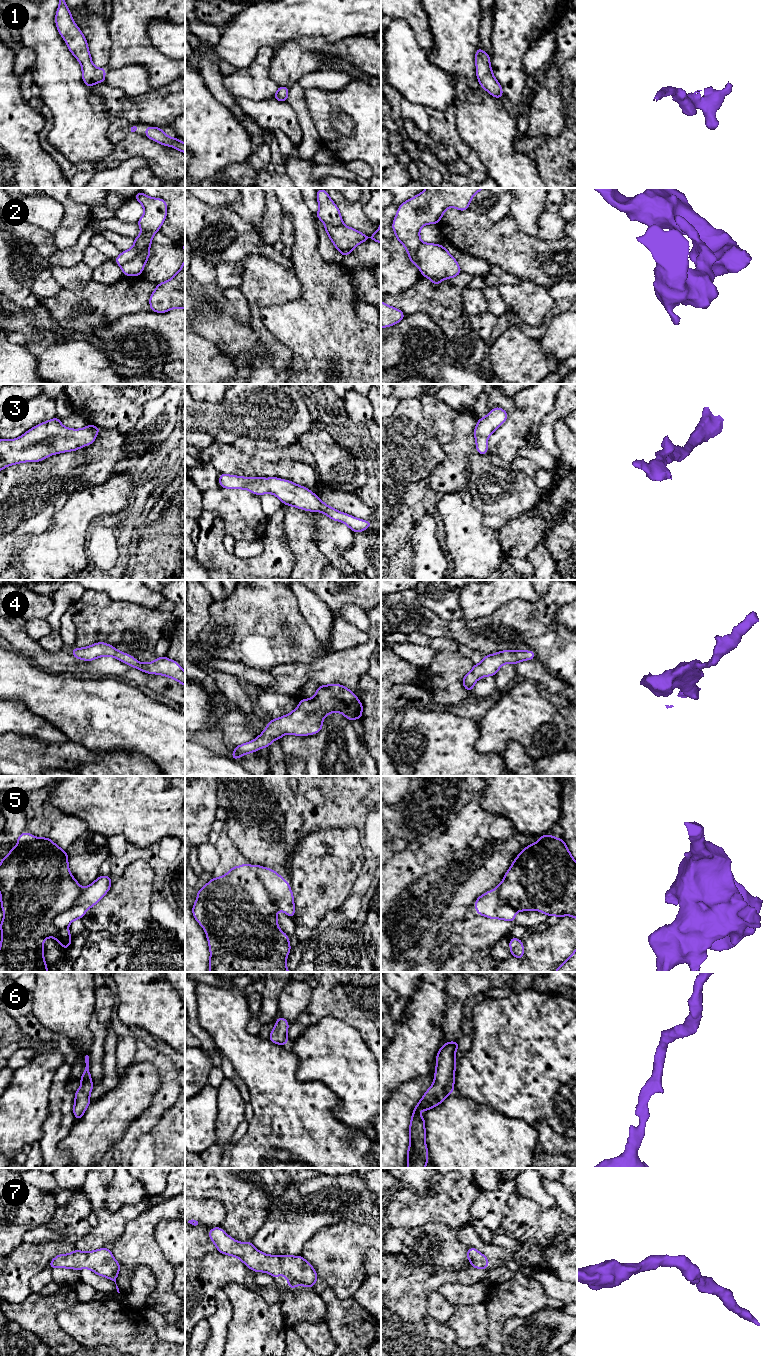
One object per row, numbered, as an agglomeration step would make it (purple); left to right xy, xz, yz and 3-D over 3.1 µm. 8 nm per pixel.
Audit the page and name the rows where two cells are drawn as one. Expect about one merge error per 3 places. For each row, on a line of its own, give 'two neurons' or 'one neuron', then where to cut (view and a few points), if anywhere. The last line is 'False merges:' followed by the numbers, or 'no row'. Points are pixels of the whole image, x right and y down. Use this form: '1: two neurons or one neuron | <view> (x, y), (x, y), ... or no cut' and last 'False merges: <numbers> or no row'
1: one neuron | no cut
2: two neurons | xy (145, 260), (138, 253), (120, 265)
3: one neuron | no cut
4: one neuron | no cut
5: two neurons | xy (84, 888), (76, 901), (54, 918), (54, 924), (58, 928)
6: one neuron | no cut
7: one neuron | no cut
False merges: 2, 5

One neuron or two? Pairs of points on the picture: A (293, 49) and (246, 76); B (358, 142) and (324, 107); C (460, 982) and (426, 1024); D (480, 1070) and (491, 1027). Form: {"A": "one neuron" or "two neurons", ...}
{"A": "two neurons", "B": "one neuron", "C": "two neurons", "D": "one neuron"}

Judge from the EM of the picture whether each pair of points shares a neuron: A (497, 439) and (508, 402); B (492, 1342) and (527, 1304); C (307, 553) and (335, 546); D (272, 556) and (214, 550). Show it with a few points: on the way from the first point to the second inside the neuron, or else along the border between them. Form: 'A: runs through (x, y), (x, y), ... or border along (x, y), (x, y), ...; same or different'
A: border along (513, 396), (514, 409), (508, 414); different
B: runs through (495, 1329), (498, 1320), (514, 1304); same
C: border along (315, 527), (317, 548), (331, 564); different
D: runs through (258, 567), (238, 567), (235, 564), (228, 564); same

